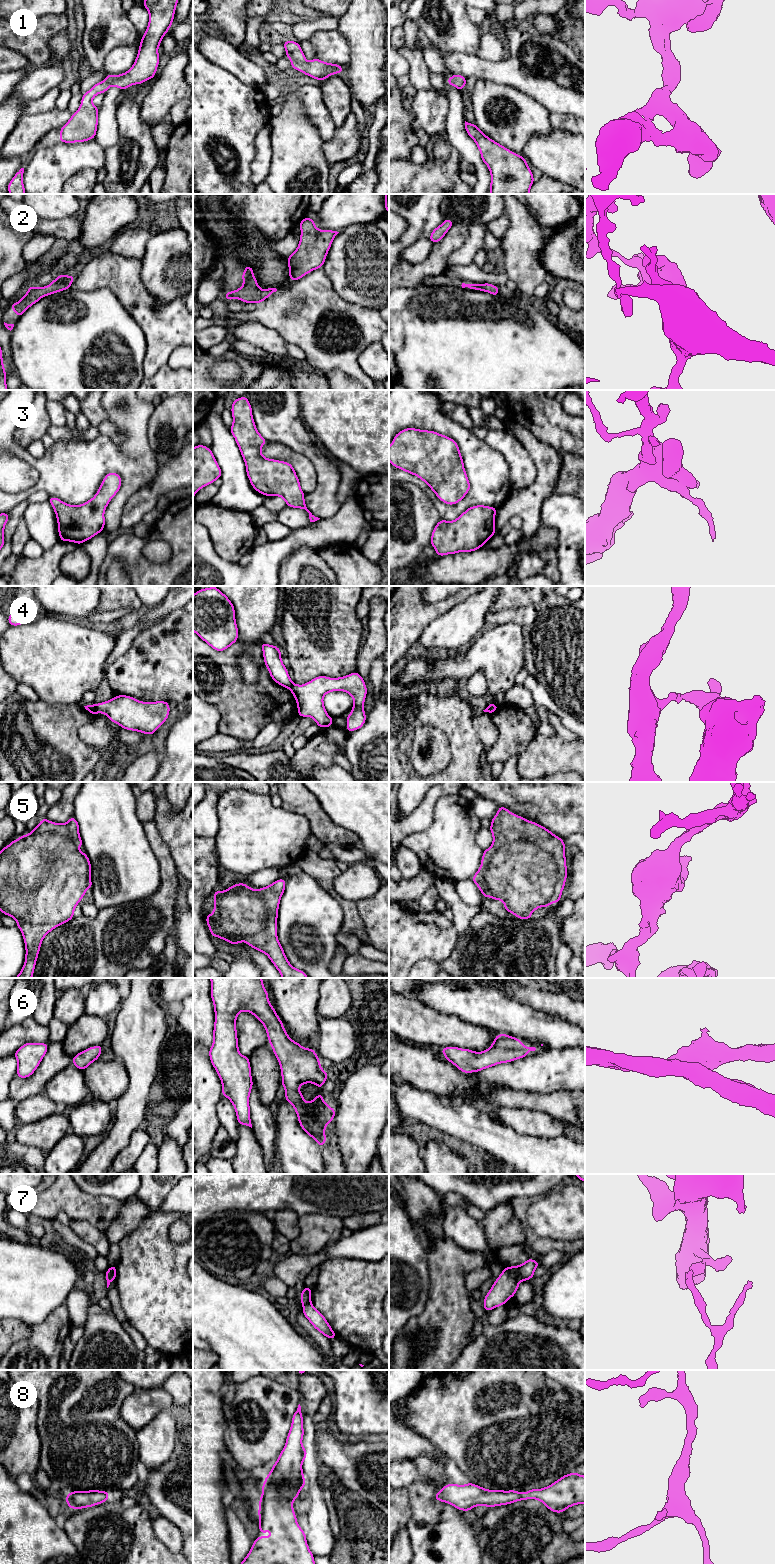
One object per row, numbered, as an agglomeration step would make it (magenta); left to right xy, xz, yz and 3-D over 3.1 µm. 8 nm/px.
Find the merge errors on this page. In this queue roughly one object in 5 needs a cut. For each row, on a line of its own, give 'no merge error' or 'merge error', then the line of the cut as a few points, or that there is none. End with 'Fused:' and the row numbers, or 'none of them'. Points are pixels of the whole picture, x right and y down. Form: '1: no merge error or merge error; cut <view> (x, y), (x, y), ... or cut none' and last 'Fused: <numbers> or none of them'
1: no merge error; cut none
2: no merge error; cut none
3: no merge error; cut none
4: merge error; cut xy (93, 705), (96, 712)
5: no merge error; cut none
6: no merge error; cut none
7: merge error; cut yz (516, 1266), (520, 1280)
8: no merge error; cut none
Fused: 4, 7

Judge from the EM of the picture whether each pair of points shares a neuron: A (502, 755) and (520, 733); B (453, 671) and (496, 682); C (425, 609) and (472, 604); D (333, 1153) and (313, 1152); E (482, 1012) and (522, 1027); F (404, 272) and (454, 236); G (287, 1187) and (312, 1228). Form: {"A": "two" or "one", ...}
{"A": "one", "B": "one", "C": "two", "D": "two", "E": "one", "F": "one", "G": "two"}

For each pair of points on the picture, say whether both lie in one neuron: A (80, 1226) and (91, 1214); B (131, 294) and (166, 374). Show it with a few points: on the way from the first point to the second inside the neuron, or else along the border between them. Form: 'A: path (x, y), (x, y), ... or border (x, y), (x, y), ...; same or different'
A: border (71, 1220), (87, 1221), (104, 1233); different
B: border (166, 363), (153, 375), (144, 377); different

